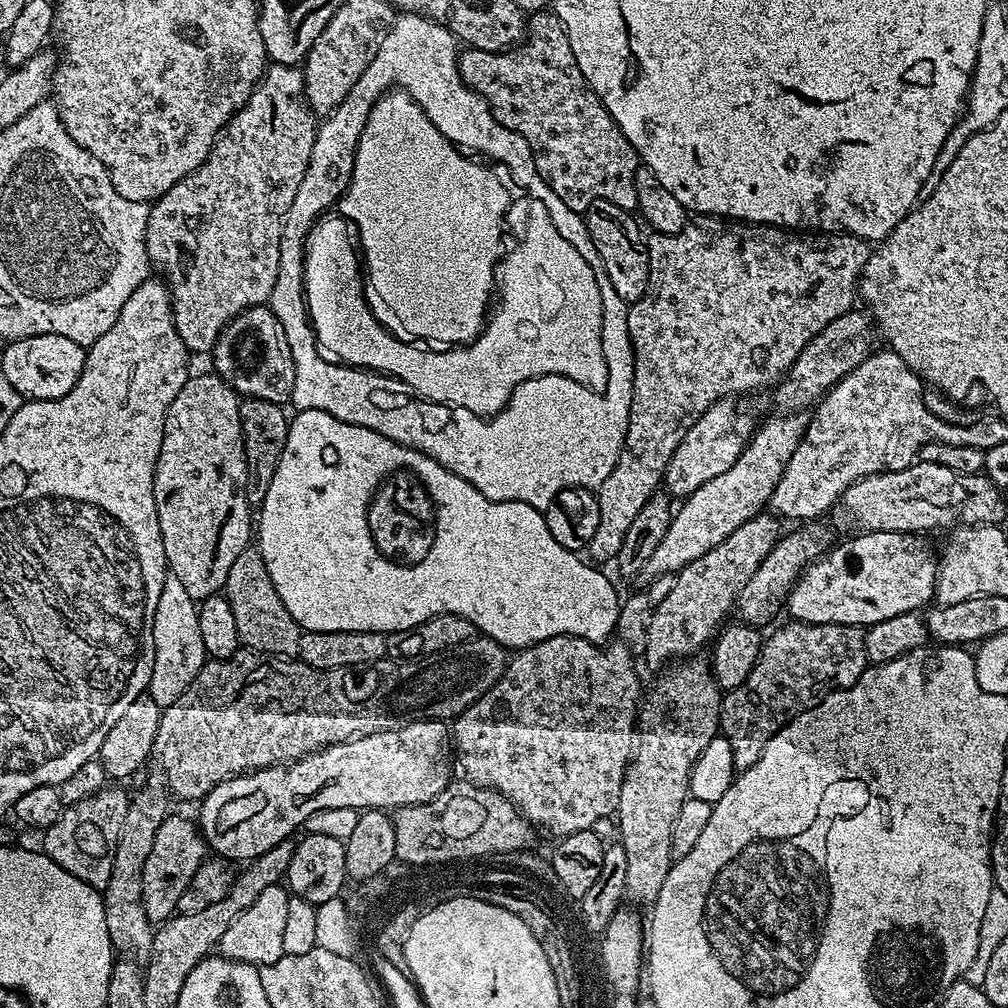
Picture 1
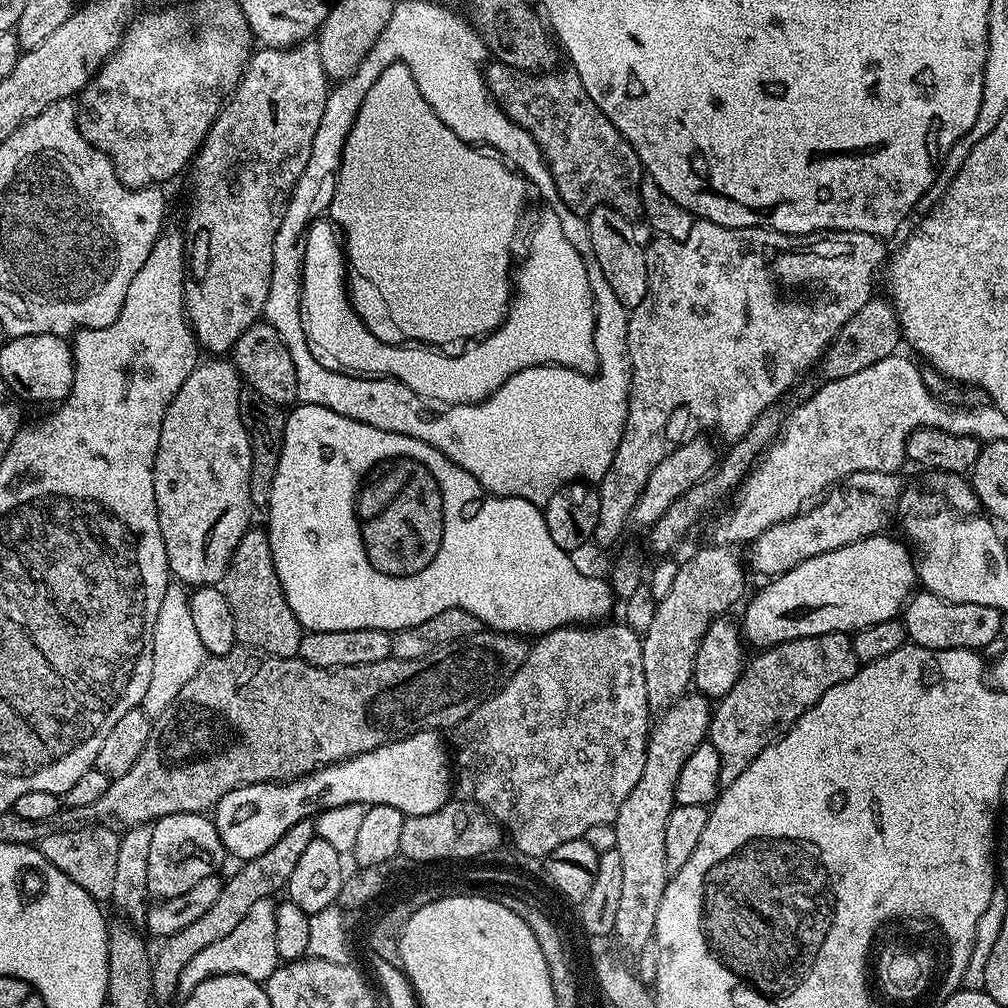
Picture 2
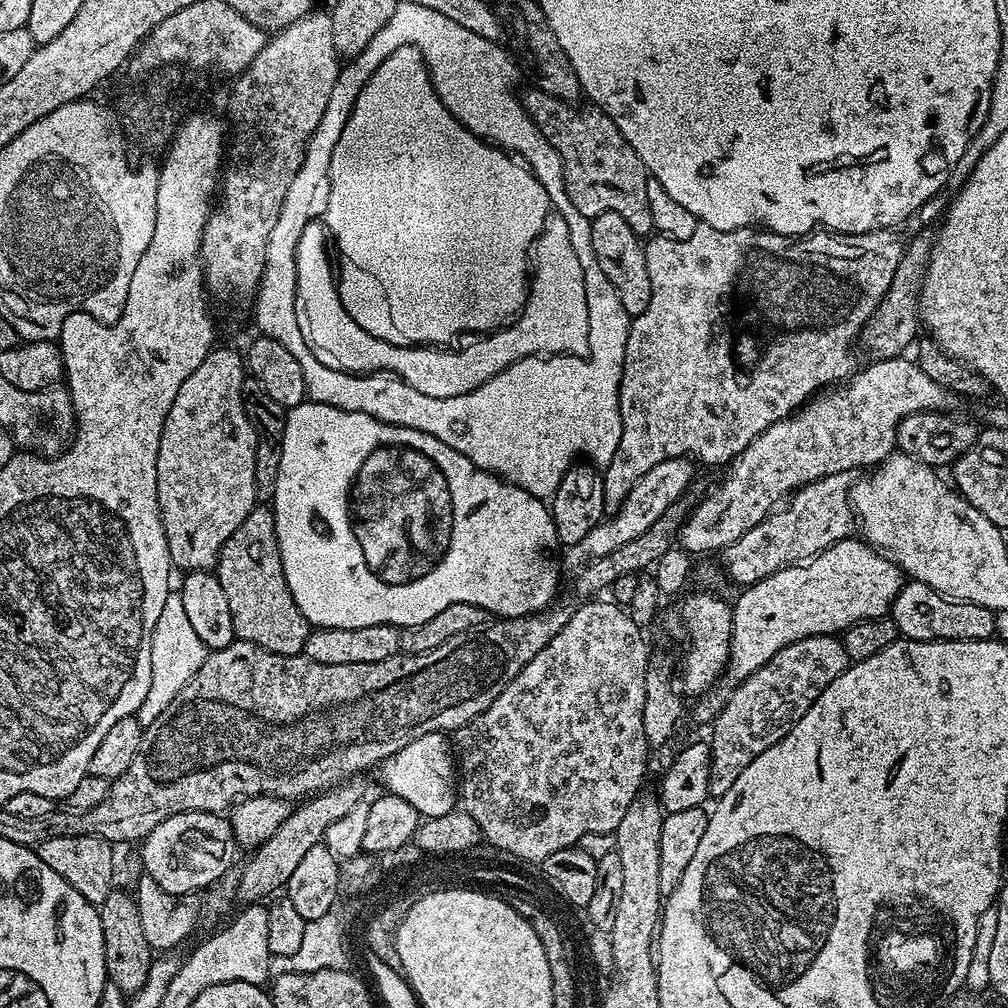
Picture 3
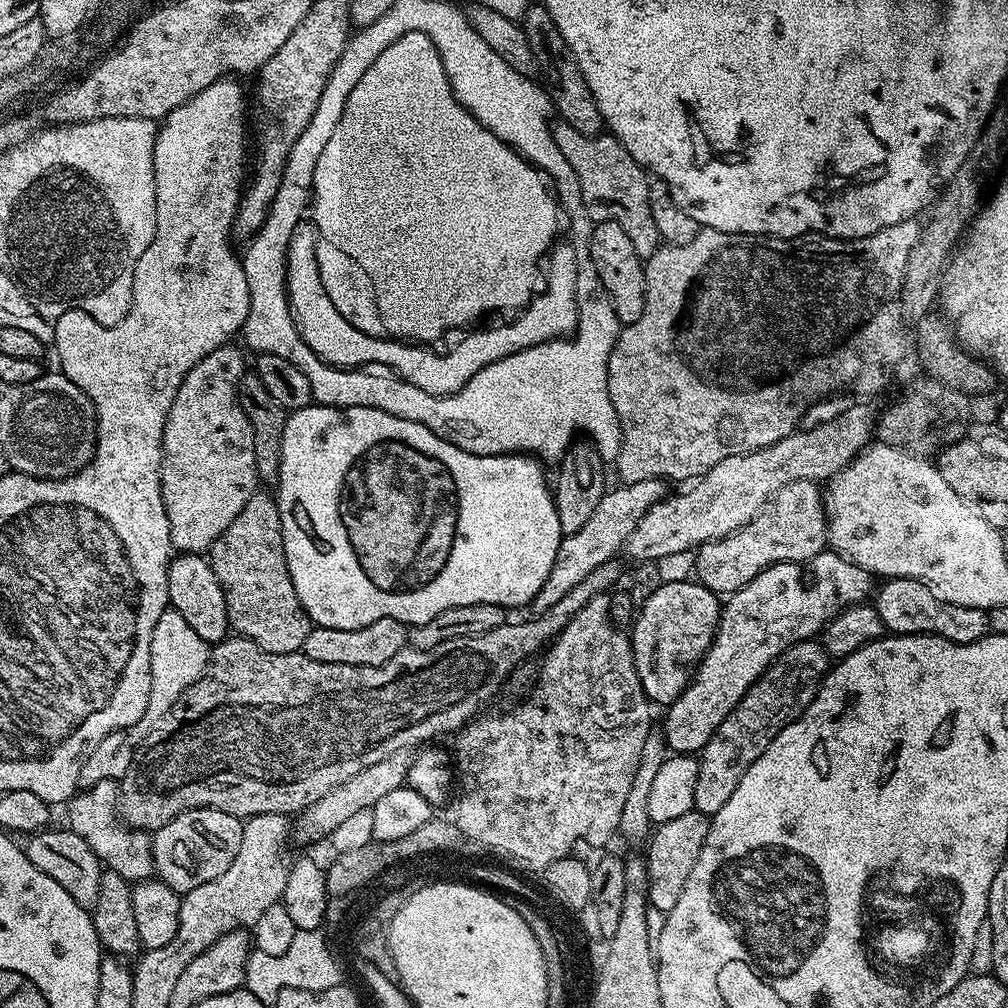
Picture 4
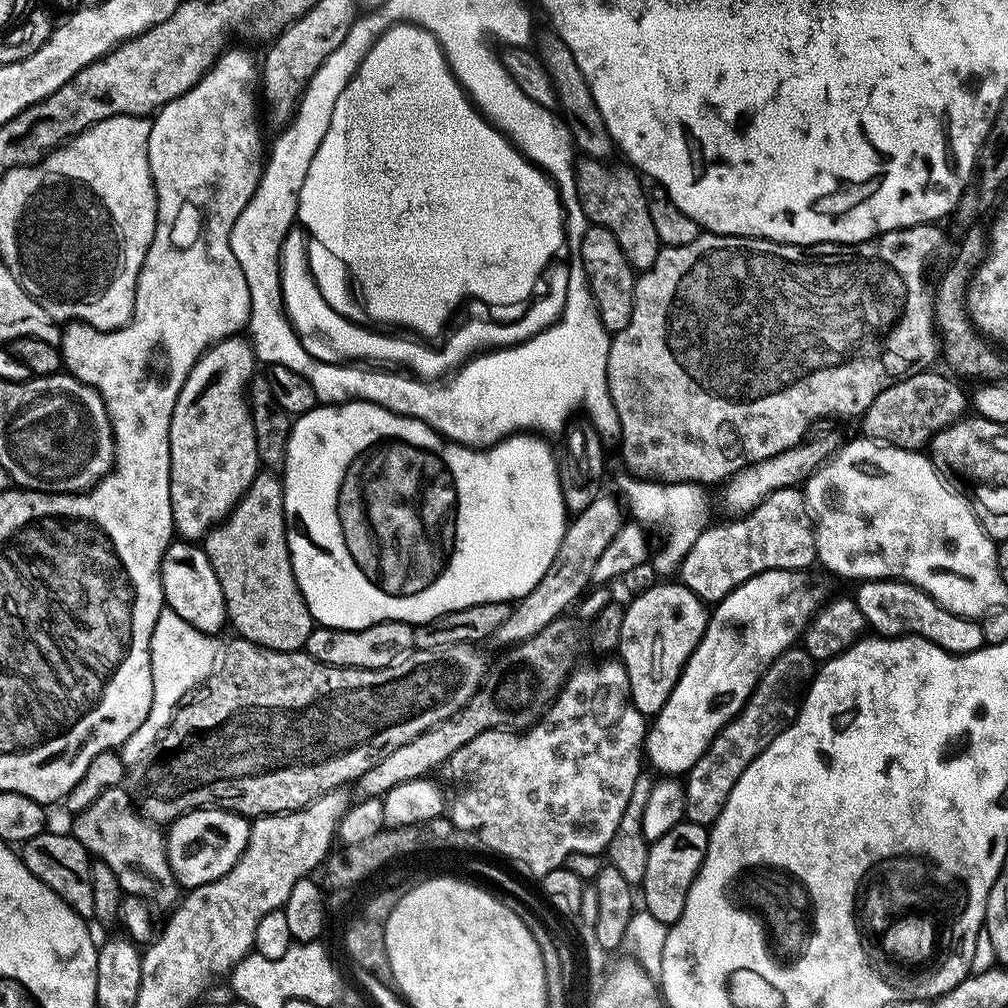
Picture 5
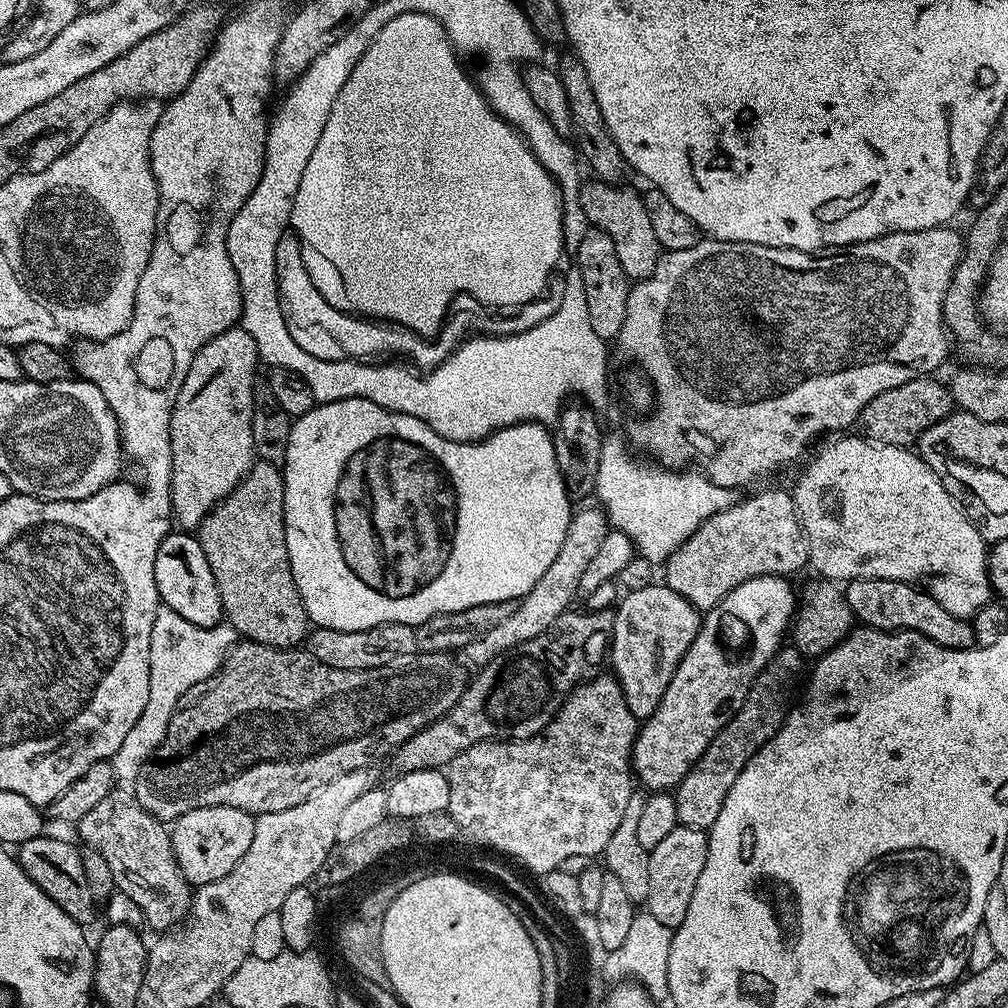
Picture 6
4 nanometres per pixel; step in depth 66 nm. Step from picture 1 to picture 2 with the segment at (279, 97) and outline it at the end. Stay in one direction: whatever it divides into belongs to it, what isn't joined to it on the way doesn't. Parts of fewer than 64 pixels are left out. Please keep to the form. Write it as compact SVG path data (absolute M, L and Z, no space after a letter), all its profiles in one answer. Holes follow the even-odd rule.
M315 42L295 44L293 48L265 48L253 51L240 85L234 89L224 109L212 124L212 129L200 146L194 160L192 184L196 187L196 197L192 200L192 209L188 212L188 232L190 237L190 279L184 286L184 311L192 325L192 333L196 335L196 343L208 354L231 353L238 338L247 328L263 317L266 306L266 294L270 294L270 274L274 262L274 234L278 234L278 226L284 217L288 200L292 197L298 178L302 178L302 170L306 170L306 162L310 162L310 150L314 146L314 134L318 134L318 126L322 122L322 110L326 110L326 98L330 91L330 81L322 66L320 51Z

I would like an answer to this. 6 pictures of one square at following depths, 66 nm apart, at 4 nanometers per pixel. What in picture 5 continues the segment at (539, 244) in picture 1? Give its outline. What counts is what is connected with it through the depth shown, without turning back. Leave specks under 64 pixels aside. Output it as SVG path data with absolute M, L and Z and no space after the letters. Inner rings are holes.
M294 226L286 234L280 251L280 289L284 295L284 311L288 313L288 321L292 324L302 346L315 360L329 362L385 360L388 363L385 365L399 366L411 373L413 377L425 382L436 382L455 373L474 356L497 348L513 348L516 344L527 344L530 338L547 333L549 326L555 324L564 313L566 290L570 286L570 273L567 263L556 262L551 265L547 273L548 289L545 290L544 296L537 295L523 309L525 312L517 320L508 320L505 324L499 324L496 320L472 320L469 324L462 325L441 348L431 348L428 345L431 343L421 342L416 338L405 338L400 334L383 336L380 333L383 331L373 330L371 327L347 320L342 314L338 314L338 310L330 306L330 302L326 302L326 298L322 298L322 290L318 290L316 279L312 277L310 270L308 241L304 229L299 226Z

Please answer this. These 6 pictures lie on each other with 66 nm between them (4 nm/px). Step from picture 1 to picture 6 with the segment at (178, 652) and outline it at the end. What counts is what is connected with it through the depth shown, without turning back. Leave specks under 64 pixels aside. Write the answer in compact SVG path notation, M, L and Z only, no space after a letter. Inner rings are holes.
M161 606L154 618L154 630L150 634L150 698L146 702L146 710L142 710L142 718L126 734L126 742L118 746L111 758L111 766L117 781L135 781L140 768L148 761L148 757L162 742L168 732L168 723L176 704L198 682L213 676L220 664L228 655L228 649L237 643L238 633L232 625L221 622L213 628L194 626L194 622L186 622L182 614L174 614L174 610Z

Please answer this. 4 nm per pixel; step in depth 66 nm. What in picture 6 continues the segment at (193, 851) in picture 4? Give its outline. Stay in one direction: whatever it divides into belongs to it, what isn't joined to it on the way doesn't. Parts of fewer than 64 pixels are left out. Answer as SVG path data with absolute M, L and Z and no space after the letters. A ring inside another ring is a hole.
M206 806L182 814L170 828L172 849L189 885L209 884L234 870L238 858L250 850L256 821L253 813L230 806Z

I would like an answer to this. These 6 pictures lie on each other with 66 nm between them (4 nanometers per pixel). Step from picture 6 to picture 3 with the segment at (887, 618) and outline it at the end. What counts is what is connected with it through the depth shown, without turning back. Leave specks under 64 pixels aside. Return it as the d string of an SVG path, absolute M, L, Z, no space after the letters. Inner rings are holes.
M914 579L900 587L890 613L897 633L906 640L990 640L996 636L995 616L991 608L949 600Z

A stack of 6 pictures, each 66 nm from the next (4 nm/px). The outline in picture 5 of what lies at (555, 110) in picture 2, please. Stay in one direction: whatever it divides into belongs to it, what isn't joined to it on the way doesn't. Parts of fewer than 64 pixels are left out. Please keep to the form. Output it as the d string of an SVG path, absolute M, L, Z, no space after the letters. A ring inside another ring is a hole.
M593 158L581 161L576 164L576 189L586 218L592 224L609 228L614 238L618 238L618 246L622 246L633 269L637 273L645 272L654 266L662 245L658 230L654 230L654 222L650 222L648 192L640 185L641 177L624 162L610 164L612 162Z

